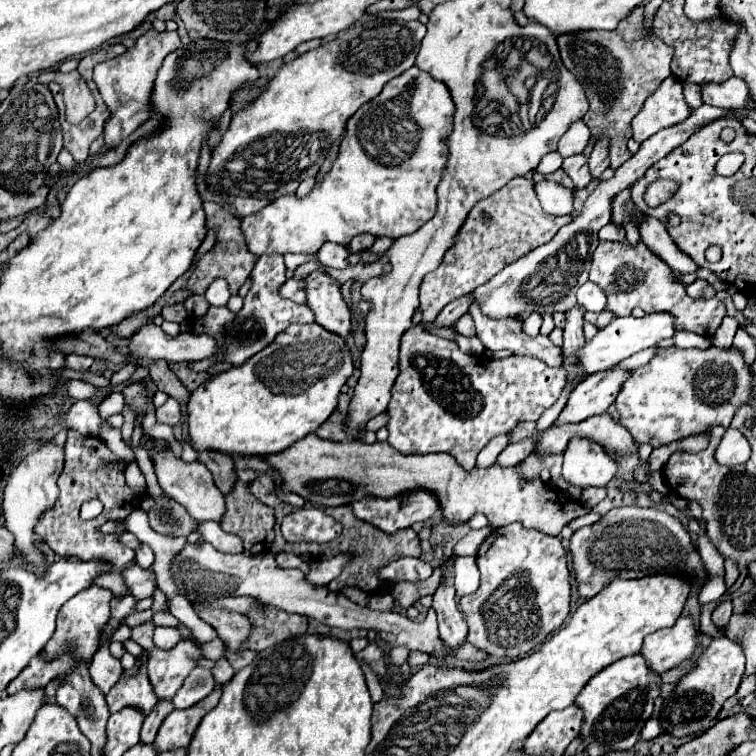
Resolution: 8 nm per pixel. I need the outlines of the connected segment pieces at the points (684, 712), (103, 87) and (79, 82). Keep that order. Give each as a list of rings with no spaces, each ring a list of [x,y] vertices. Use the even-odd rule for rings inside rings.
[[[728,636],[714,638],[708,650],[696,660],[696,670],[692,674],[686,674],[682,682],[678,682],[674,694],[664,700],[664,706],[660,710],[662,728],[674,736],[688,736],[688,734],[696,736],[708,730],[714,724],[724,700],[736,694],[742,682],[744,662],[746,658],[740,640]]]
[[[150,28],[136,40],[134,48],[128,48],[124,54],[94,66],[94,82],[102,94],[104,104],[110,110],[110,118],[104,124],[104,144],[108,150],[116,148],[124,138],[136,132],[138,126],[150,118],[148,102],[156,72],[162,66],[162,60],[180,46],[182,42],[178,38],[178,32],[156,32],[154,28]]]
[[[44,70],[38,80],[42,84],[58,82],[62,86],[66,98],[66,120],[70,124],[82,122],[94,110],[94,96],[82,76],[74,70],[70,74],[62,74],[60,70]]]

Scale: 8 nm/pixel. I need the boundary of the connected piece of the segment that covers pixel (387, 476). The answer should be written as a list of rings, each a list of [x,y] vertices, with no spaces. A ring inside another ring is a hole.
[[[308,434],[296,442],[296,446],[290,446],[280,454],[262,456],[262,460],[282,478],[282,492],[294,492],[324,508],[350,504],[366,494],[390,498],[404,490],[424,486],[440,498],[442,514],[452,522],[468,522],[474,514],[482,512],[494,530],[518,520],[524,524],[524,528],[534,528],[550,536],[558,536],[572,518],[588,512],[588,508],[584,508],[580,502],[564,496],[558,490],[546,488],[548,484],[540,480],[524,482],[514,468],[490,466],[484,470],[474,468],[472,472],[464,472],[464,468],[460,468],[450,454],[404,456],[398,450],[392,450],[392,446],[386,442],[374,442],[368,446],[356,440],[330,442],[318,438],[316,434]]]

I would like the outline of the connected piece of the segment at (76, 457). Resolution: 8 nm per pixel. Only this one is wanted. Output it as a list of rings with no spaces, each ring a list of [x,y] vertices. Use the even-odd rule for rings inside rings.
[[[68,430],[68,440],[64,446],[66,464],[58,478],[60,490],[58,502],[37,522],[35,532],[58,556],[75,555],[84,561],[102,560],[106,558],[116,568],[124,568],[128,562],[134,560],[134,550],[126,548],[114,536],[102,534],[100,527],[109,520],[125,520],[130,514],[132,506],[138,504],[132,490],[124,484],[124,462],[112,454],[100,438],[82,436],[76,430]],[[88,498],[98,498],[103,504],[103,512],[94,520],[83,520],[80,508]]]

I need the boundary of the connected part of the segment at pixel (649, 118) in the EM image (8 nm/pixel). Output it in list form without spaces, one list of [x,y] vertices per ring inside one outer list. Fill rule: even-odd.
[[[670,76],[644,102],[642,110],[632,120],[634,140],[644,142],[644,138],[650,138],[658,130],[674,126],[678,122],[684,122],[690,114],[692,114],[692,108],[684,100],[682,82],[676,80],[674,76]]]

